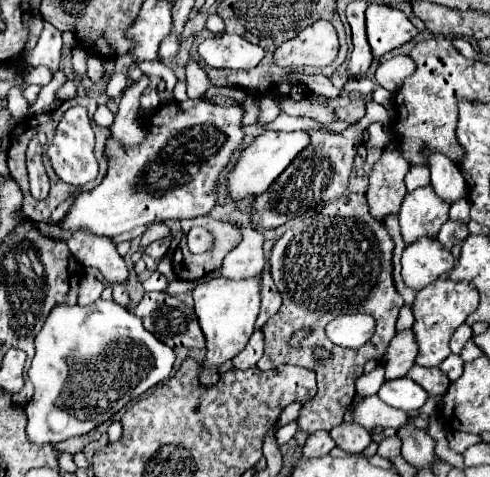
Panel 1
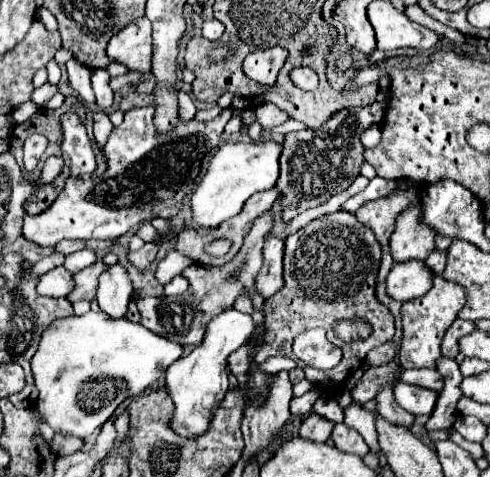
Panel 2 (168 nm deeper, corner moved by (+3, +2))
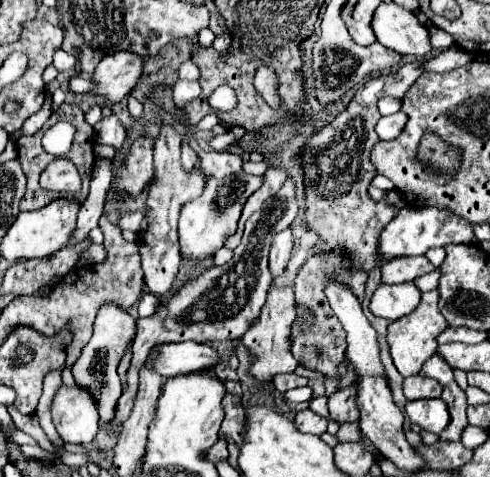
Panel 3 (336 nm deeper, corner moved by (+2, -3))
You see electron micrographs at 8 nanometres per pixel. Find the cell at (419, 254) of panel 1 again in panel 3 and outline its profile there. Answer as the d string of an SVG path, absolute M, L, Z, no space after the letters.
M410 283L400 285L380 285L372 299L370 299L370 313L388 321L396 321L400 317L410 315L420 303L420 291L418 287Z

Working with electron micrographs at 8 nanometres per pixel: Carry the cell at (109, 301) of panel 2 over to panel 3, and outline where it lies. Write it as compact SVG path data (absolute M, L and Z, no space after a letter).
M112 305L102 307L96 317L96 323L94 323L94 335L88 341L88 345L84 347L80 359L72 367L76 385L86 387L86 391L90 391L90 395L94 395L94 399L98 403L100 425L108 425L116 415L116 403L122 395L122 381L118 377L118 365L120 365L126 349L130 347L134 333L136 333L136 319L130 313L126 313L118 307L112 307Z

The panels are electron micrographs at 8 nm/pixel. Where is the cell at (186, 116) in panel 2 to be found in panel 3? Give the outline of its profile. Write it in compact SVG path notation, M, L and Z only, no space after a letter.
M186 134L189 146L198 153L202 171L210 175L210 181L206 183L206 191L186 203L180 211L180 221L178 221L178 237L180 237L180 257L190 259L194 263L210 259L220 247L224 247L226 239L234 235L242 207L246 199L262 185L262 177L246 175L242 171L242 159L230 151L202 151L195 138Z

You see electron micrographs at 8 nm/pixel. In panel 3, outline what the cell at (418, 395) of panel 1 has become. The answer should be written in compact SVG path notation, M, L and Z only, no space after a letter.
M420 399L420 401L408 401L406 413L412 423L420 425L424 431L440 433L450 423L448 407L442 399Z

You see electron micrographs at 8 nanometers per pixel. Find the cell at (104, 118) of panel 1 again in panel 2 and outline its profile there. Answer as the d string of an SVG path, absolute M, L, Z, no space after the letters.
M97 110L97 112L93 114L93 134L95 134L95 140L99 142L99 146L105 144L105 140L107 140L107 136L109 136L111 128L113 128L113 124L111 124L107 112Z

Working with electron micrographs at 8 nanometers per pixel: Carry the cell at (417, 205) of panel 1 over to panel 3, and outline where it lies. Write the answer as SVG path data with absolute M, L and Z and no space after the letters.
M400 257L392 259L382 267L382 283L398 285L406 281L414 281L416 277L434 271L436 267L426 257Z

